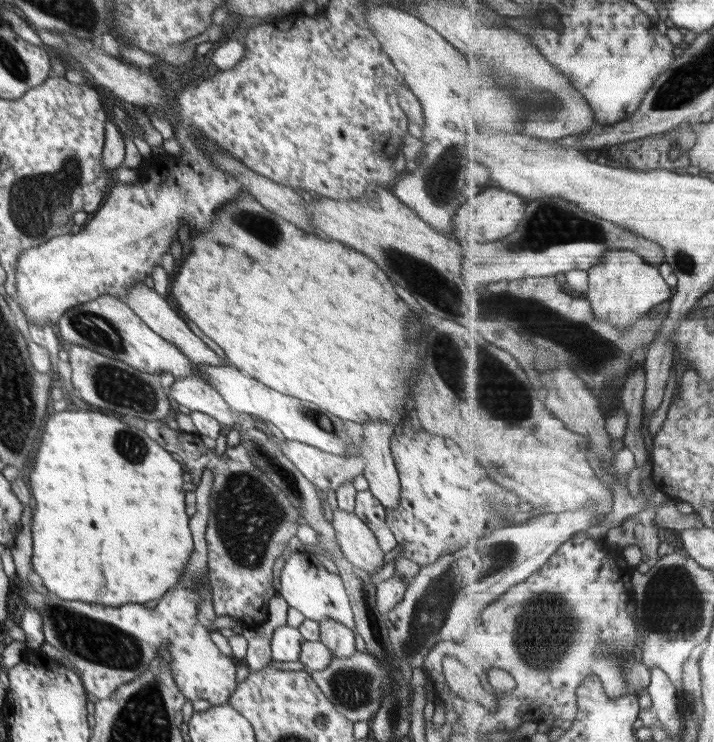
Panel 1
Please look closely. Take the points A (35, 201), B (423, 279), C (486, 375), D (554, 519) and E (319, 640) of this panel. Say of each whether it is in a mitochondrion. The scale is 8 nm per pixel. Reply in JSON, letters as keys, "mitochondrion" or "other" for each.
{"A":"mitochondrion","B":"mitochondrion","C":"mitochondrion","D":"other","E":"other"}

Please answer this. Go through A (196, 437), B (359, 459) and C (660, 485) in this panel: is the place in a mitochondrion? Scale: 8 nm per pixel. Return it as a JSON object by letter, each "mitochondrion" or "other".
{"A":"other","B":"other","C":"other"}

